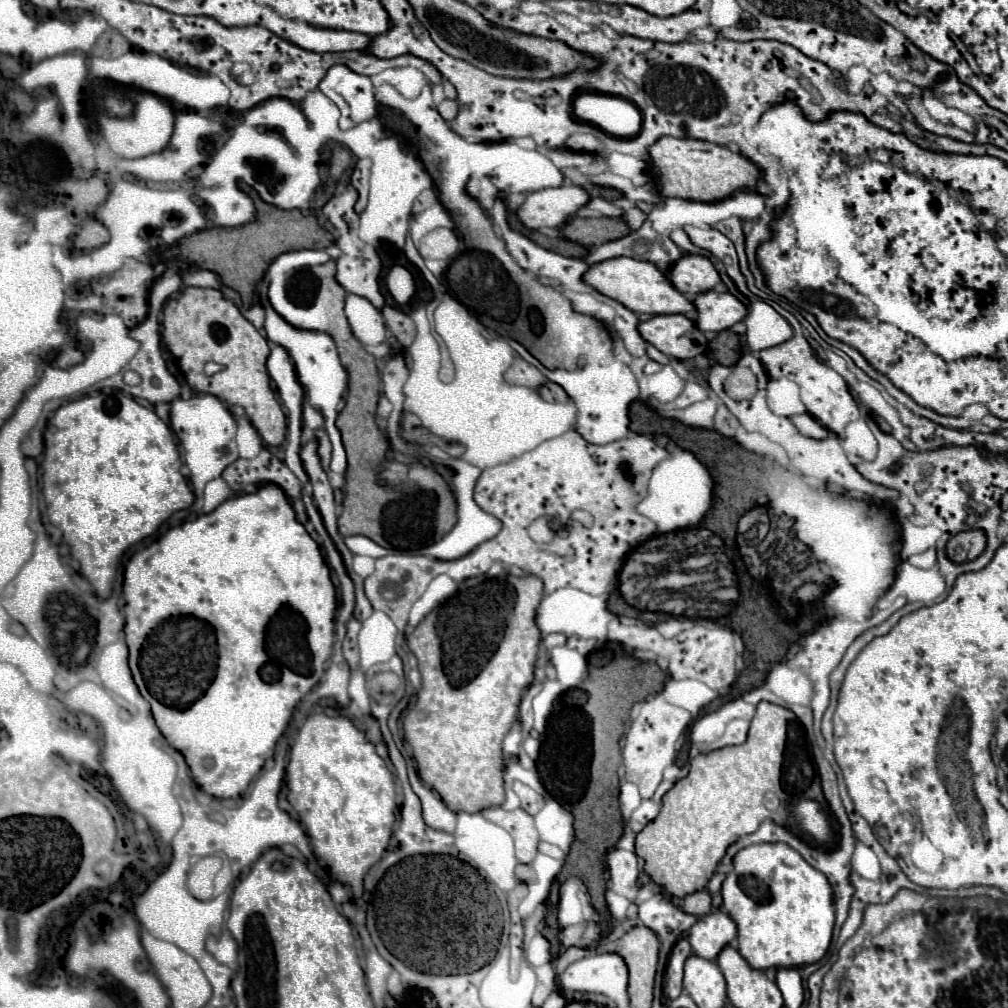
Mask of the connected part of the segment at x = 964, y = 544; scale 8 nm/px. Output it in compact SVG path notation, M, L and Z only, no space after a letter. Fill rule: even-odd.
M970 529L954 535L948 545L946 553L954 563L964 563L976 559L986 549L986 533L982 529Z

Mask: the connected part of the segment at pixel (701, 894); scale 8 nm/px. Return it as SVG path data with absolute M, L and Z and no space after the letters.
M706 889L692 893L692 895L688 895L688 897L684 899L684 909L686 909L688 913L698 915L698 917L706 915L706 913L712 909L712 895L710 895Z

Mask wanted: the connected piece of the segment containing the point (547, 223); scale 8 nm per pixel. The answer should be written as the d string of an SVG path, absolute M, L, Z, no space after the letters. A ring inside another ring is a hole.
M562 185L556 189L534 191L518 209L520 221L528 229L564 227L578 209L590 203L590 193L578 185Z

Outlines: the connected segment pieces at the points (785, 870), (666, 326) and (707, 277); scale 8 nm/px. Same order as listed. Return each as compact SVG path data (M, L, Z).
M786 843L750 845L736 853L734 871L722 883L724 909L738 925L738 951L752 969L798 969L806 963L820 961L832 941L834 929L834 893L822 873L810 867L800 853Z
M656 315L650 321L642 321L638 331L656 349L680 361L690 361L710 351L706 335L686 315Z
M704 255L680 257L674 263L672 271L668 271L668 279L684 295L696 295L696 293L700 295L722 283L720 273L712 265L712 261Z

